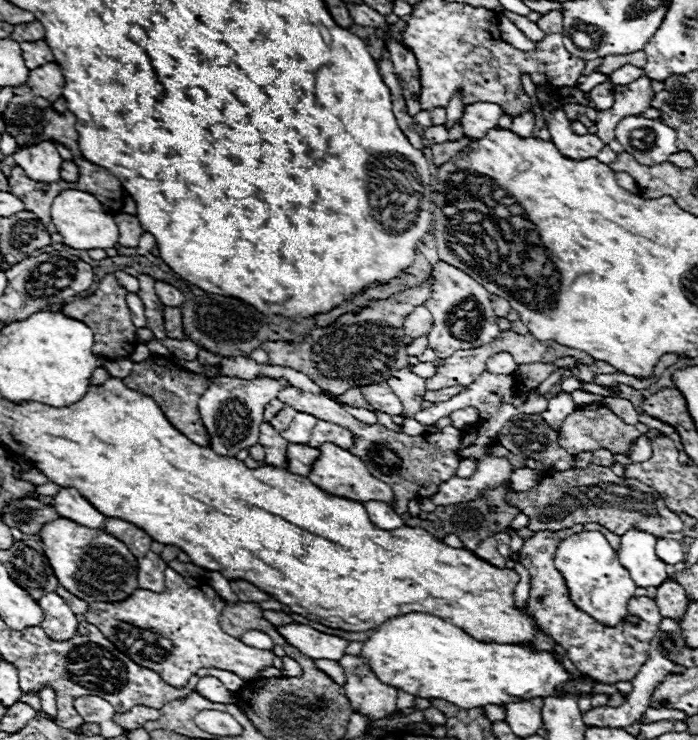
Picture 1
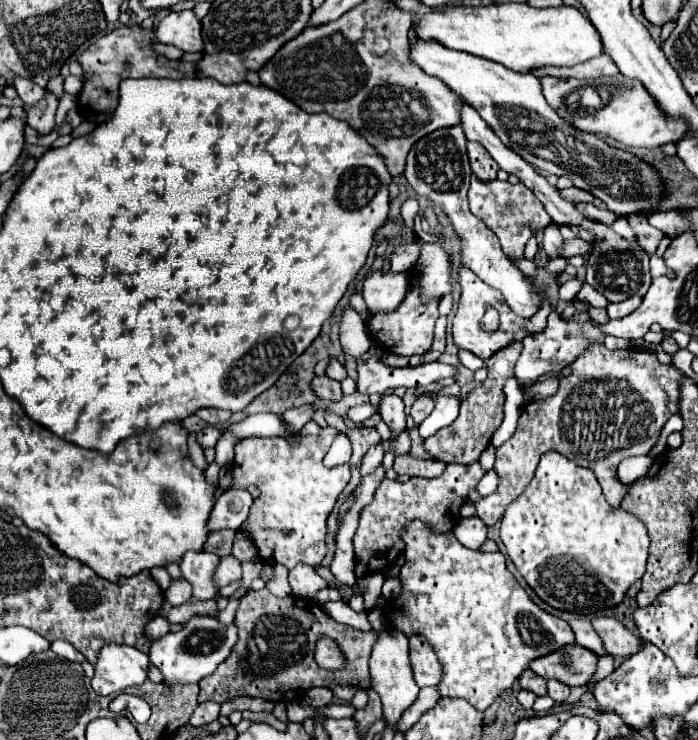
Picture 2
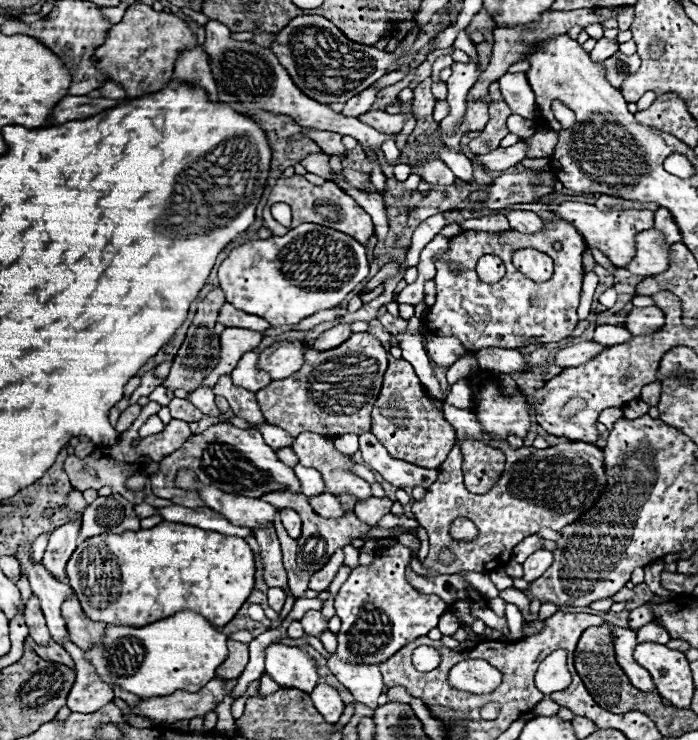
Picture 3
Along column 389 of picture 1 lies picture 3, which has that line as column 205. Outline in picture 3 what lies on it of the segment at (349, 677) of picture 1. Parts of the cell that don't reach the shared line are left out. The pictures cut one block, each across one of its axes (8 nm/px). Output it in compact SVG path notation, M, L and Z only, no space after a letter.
M216 676L198 692L180 690L162 698L140 698L140 706L132 708L132 714L148 716L156 724L170 724L176 720L204 716L208 712L214 712L216 704L220 704L222 698L226 698L226 682L226 678Z

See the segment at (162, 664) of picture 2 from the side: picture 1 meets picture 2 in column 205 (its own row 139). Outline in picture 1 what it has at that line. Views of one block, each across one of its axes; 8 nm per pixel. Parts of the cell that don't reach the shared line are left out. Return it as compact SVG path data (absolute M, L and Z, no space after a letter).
M640 116L622 118L616 126L616 140L638 162L654 166L666 162L670 154L678 152L676 130L664 126L660 120L648 120Z

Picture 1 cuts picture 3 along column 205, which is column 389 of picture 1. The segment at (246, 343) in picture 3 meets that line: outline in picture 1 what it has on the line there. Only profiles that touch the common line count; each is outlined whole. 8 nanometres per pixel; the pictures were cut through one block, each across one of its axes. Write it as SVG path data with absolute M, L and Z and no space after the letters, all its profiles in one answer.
M408 368L392 374L388 378L388 386L400 398L404 406L404 418L414 418L424 408L422 404L424 404L424 394L426 394L426 380L418 378Z

